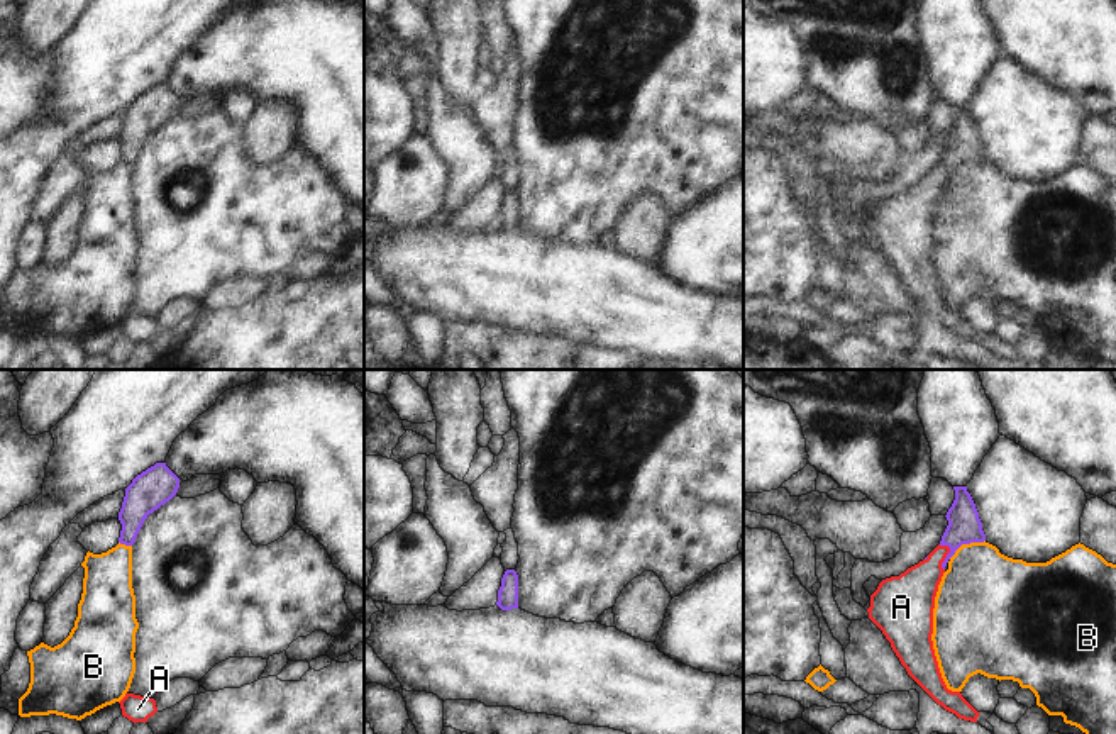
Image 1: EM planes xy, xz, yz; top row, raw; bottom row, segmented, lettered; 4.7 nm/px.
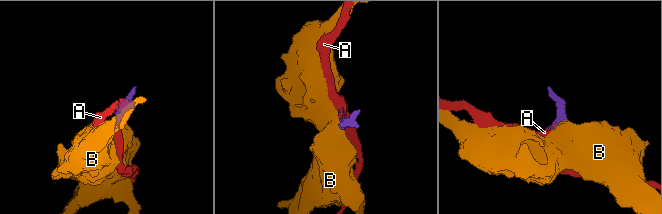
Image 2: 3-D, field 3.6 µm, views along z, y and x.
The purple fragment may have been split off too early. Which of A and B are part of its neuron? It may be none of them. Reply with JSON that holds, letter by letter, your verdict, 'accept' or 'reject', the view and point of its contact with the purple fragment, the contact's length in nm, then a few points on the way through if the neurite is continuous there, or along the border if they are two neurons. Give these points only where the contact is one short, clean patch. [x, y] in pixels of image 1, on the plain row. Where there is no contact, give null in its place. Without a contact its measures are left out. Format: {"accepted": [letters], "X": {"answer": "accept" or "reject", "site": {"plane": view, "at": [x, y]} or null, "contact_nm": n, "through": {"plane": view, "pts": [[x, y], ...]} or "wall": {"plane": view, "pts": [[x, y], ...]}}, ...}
{"accepted": ["A"], "A": {"answer": "accept", "site": {"plane": "yz", "at": [947, 175]}, "contact_nm": 130, "through": {"plane": "yz", "pts": [[964, 146], [950, 161], [947, 175], [911, 214]]}}, "B": {"answer": "reject", "site": {"plane": "yz", "at": [966, 163]}, "contact_nm": 200, "wall": {"plane": "yz", "pts": [[984, 160], [964, 163], [949, 178]]}}}

